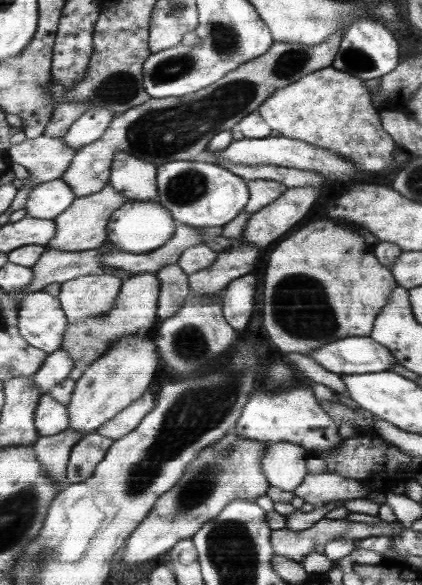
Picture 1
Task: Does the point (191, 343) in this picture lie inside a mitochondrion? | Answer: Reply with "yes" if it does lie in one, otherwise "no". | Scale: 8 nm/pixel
yes

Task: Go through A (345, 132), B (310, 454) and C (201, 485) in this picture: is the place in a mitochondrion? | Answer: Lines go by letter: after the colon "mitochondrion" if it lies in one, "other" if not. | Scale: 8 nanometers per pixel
A: other
B: other
C: mitochondrion

